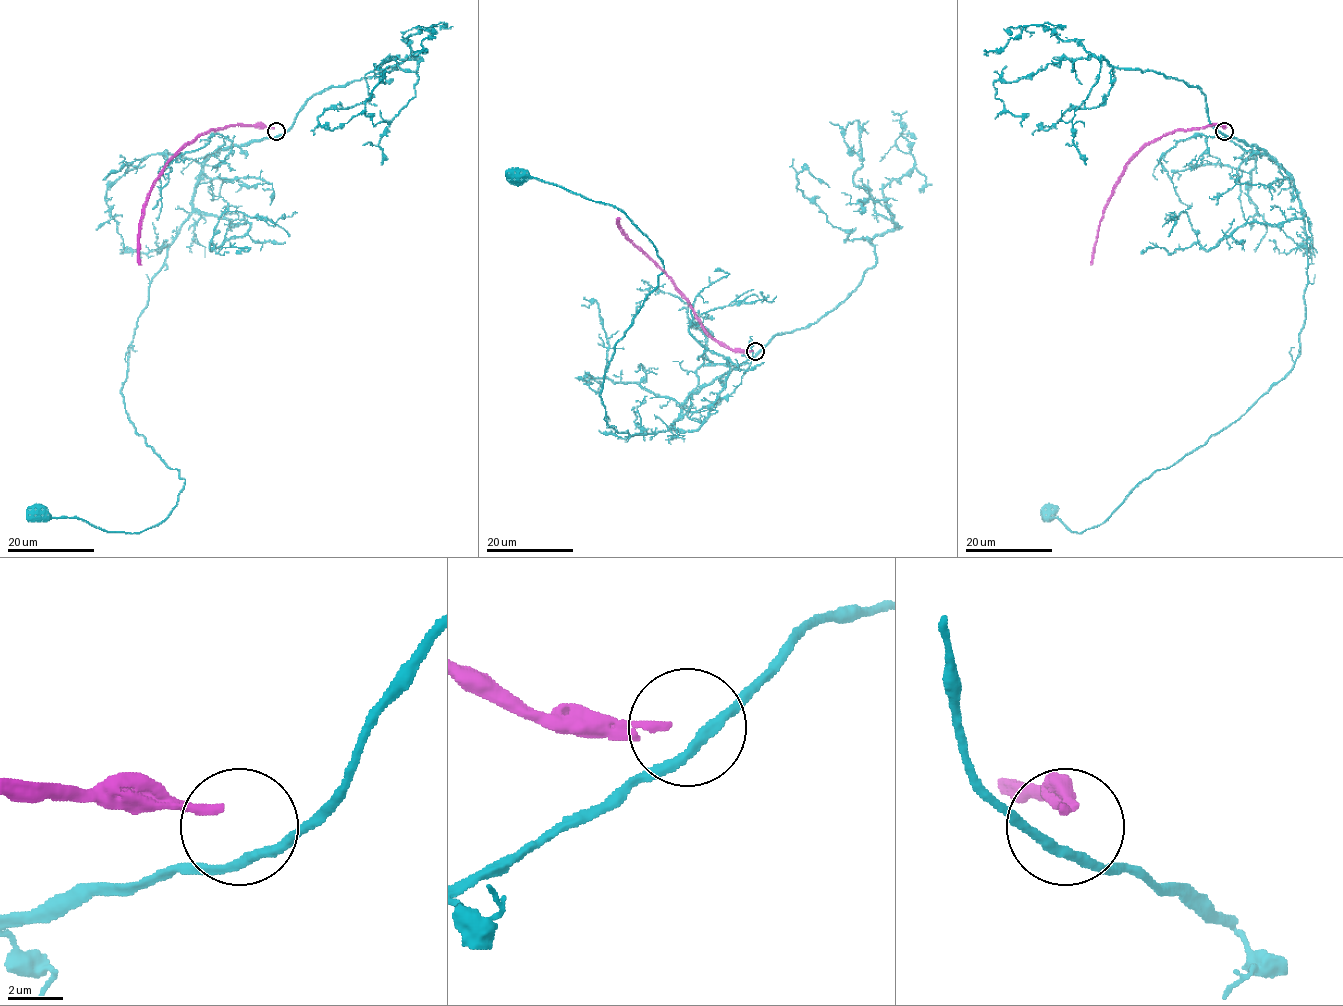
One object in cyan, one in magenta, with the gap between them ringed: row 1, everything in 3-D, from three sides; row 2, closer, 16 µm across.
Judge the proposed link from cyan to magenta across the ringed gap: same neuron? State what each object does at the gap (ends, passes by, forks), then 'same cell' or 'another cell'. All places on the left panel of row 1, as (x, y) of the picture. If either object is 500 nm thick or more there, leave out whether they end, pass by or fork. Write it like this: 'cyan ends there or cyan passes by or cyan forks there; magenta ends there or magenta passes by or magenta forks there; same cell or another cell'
cyan passes by; magenta ends there; another cell

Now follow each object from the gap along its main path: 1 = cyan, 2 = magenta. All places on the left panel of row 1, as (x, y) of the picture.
1: (278, 134), (204, 162), (128, 347), (125, 411), (185, 480), (176, 506), (133, 533), (39, 513)
2: (274, 128), (229, 125), (203, 133), (189, 141), (166, 164), (152, 187), (140, 222), (138, 264)

